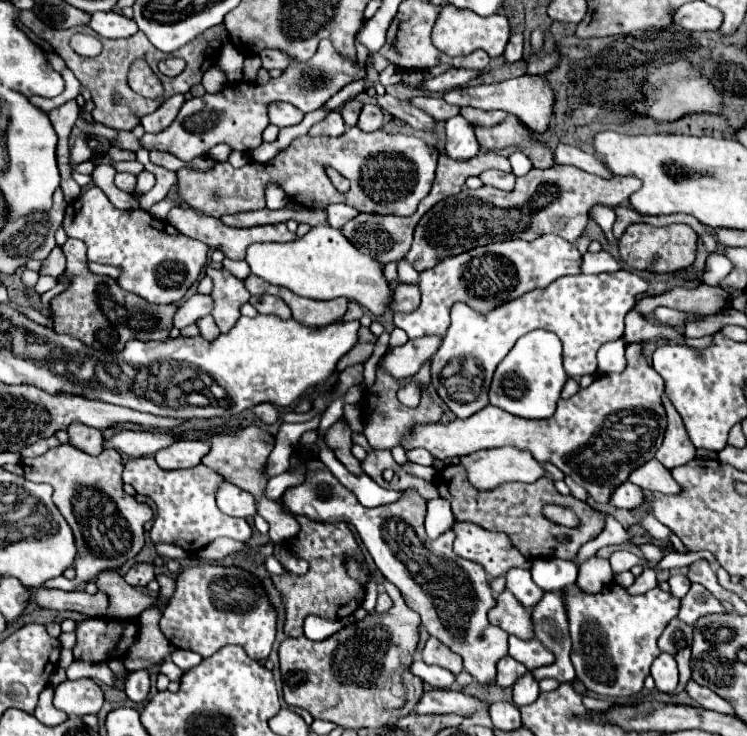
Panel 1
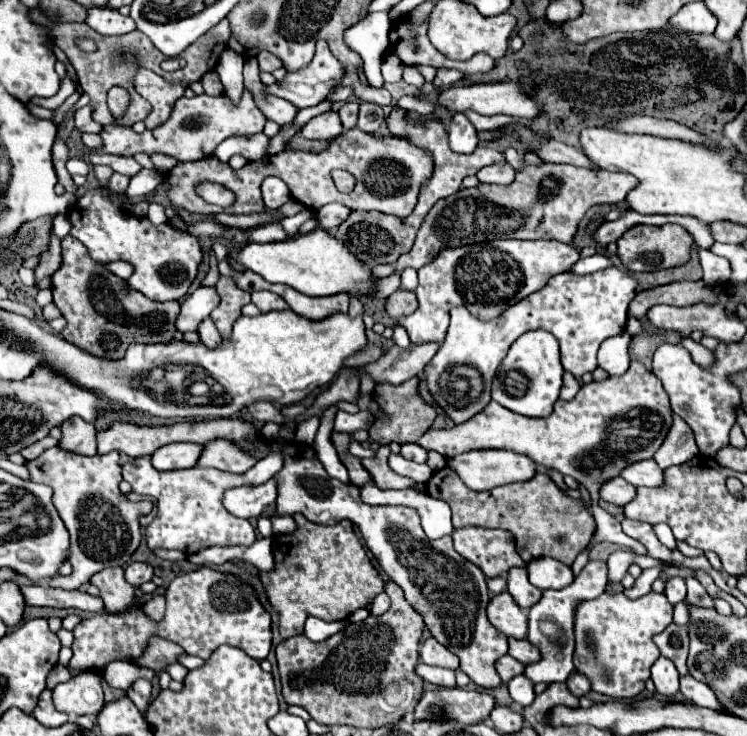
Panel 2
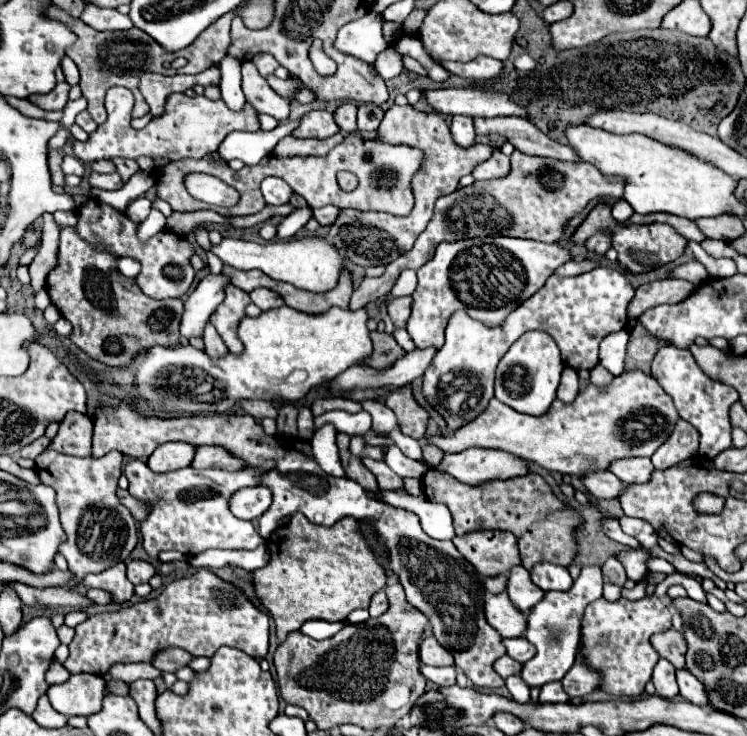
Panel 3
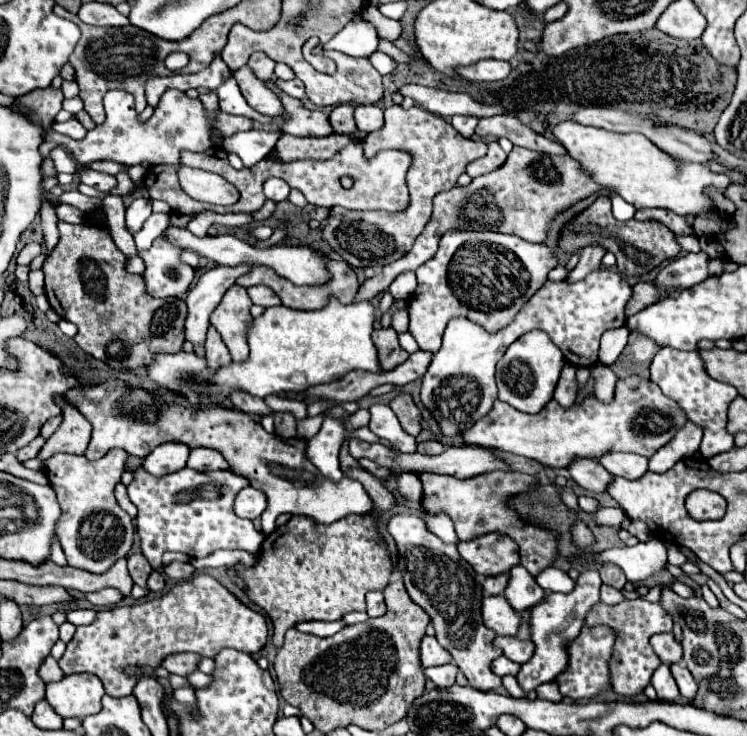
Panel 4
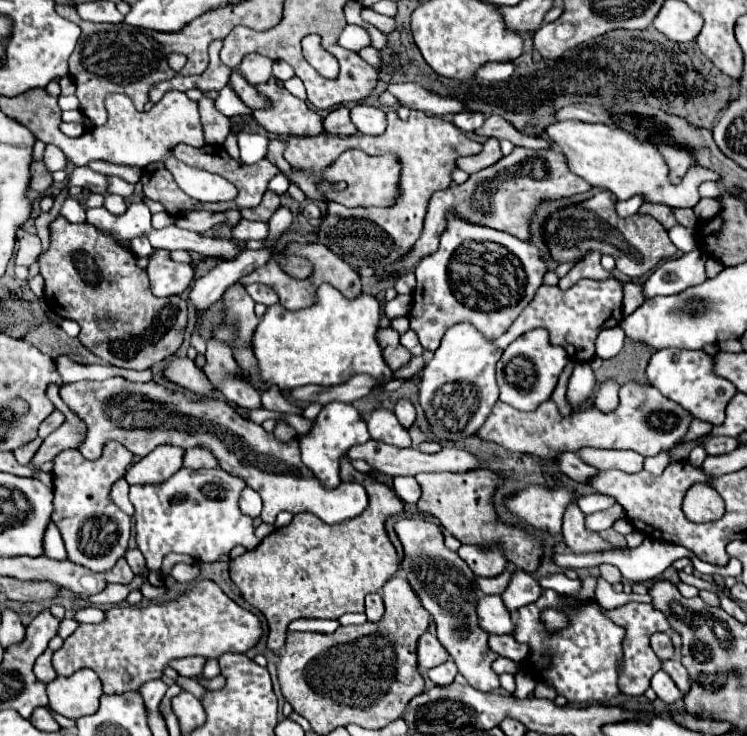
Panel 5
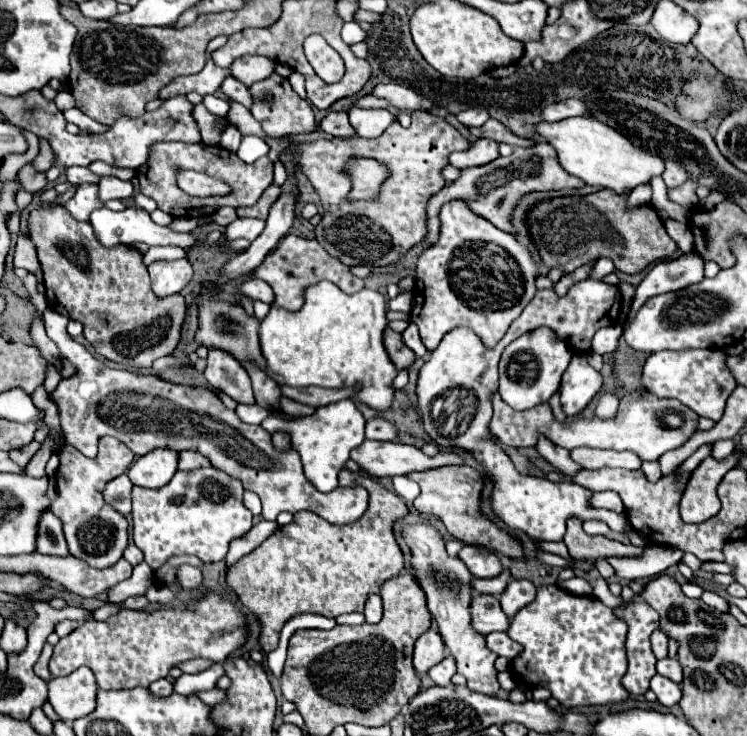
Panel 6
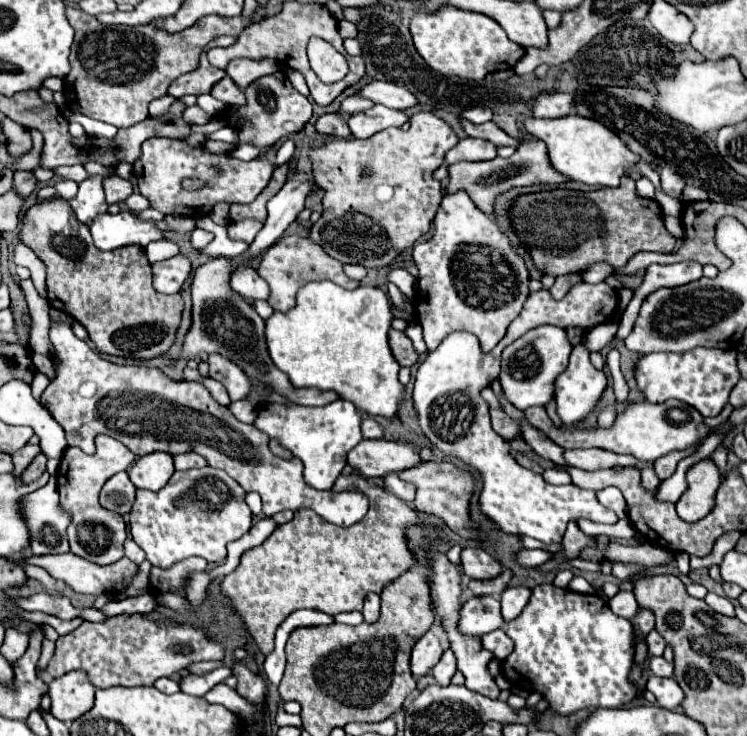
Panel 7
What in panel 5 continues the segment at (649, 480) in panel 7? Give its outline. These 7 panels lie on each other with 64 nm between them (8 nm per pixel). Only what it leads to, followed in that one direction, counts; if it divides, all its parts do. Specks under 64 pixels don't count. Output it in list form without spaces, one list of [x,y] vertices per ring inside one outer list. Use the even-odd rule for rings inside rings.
[[[662,452],[662,454],[654,456],[654,458],[646,458],[646,460],[644,460],[644,468],[646,468],[650,474],[654,474],[654,476],[662,474],[666,466],[668,466],[668,452]]]

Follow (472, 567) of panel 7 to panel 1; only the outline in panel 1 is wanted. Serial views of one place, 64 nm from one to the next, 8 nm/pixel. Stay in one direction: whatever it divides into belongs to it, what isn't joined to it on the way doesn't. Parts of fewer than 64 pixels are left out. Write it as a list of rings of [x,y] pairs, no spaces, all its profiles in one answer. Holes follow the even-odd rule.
[[[456,522],[454,552],[480,564],[490,578],[504,576],[510,568],[530,568],[530,562],[514,548],[504,532],[490,532],[472,522]]]

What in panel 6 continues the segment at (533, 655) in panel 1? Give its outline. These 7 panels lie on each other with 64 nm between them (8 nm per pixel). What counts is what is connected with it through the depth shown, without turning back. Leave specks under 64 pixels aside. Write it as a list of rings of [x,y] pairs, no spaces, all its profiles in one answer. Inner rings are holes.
[[[492,632],[486,636],[486,646],[496,652],[498,656],[504,656],[504,658],[514,658],[514,654],[518,654],[520,646],[508,638],[506,632]]]

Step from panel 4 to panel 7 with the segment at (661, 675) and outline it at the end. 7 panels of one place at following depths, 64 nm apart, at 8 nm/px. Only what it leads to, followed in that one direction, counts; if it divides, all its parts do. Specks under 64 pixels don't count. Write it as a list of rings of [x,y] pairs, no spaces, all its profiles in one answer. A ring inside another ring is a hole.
[[[650,676],[646,682],[646,690],[650,690],[656,696],[658,706],[662,706],[666,710],[676,710],[684,700],[684,692],[674,678]]]

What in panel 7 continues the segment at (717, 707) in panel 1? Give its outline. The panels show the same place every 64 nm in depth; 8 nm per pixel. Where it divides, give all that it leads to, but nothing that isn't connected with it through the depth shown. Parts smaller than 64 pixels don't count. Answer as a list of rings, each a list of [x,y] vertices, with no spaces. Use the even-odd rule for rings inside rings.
[[[650,656],[650,658],[648,658],[648,670],[650,670],[650,674],[654,674],[654,676],[672,676],[672,672],[674,672],[672,662],[666,662],[666,660],[660,658],[660,656]]]

